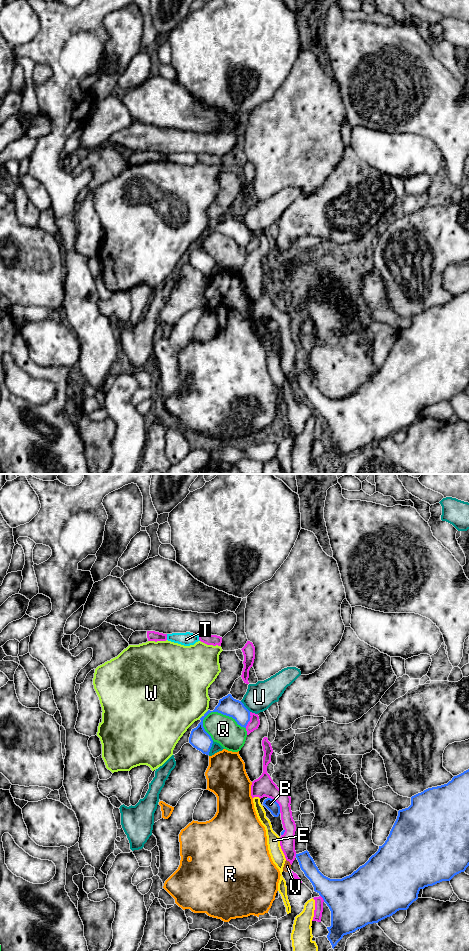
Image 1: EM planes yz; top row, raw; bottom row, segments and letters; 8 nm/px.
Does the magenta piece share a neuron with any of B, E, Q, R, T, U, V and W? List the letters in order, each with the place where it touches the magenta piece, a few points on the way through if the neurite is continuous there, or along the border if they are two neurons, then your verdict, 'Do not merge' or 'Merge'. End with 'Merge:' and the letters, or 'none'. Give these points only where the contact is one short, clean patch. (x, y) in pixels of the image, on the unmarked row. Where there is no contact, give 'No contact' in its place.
B: Touches magenta at yz (277, 322). Do not merge
E: Touches magenta at yz (281, 368). Merge
Q: Touches magenta at yz (246, 250). Boundary: yz (245, 248), (247, 254). Do not merge
R: Touches magenta at yz (251, 310). Do not merge
T: Touches magenta at yz (166, 157). Do not merge
U: Touches magenta at yz (254, 233). Do not merge
V: Touches magenta at yz (289, 381). Do not merge
W: Touches magenta at yz (210, 164). Do not merge
Merge: E

